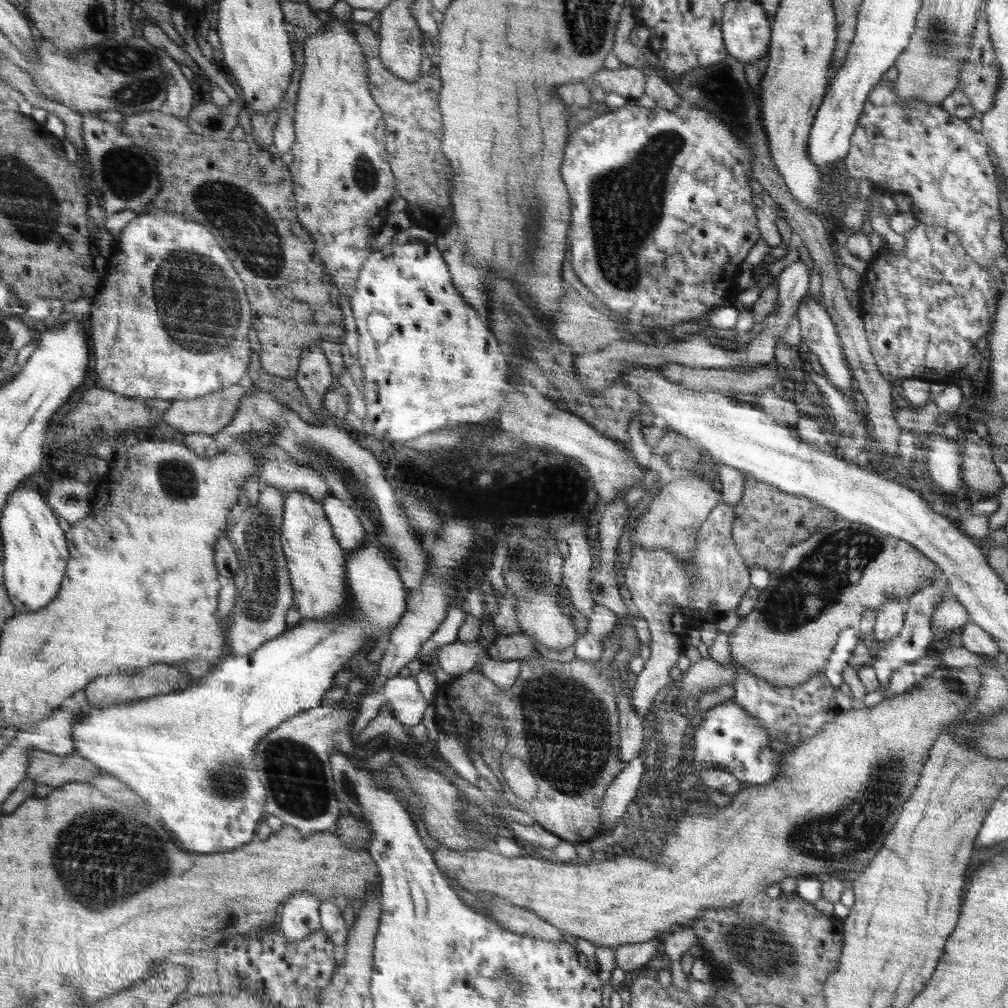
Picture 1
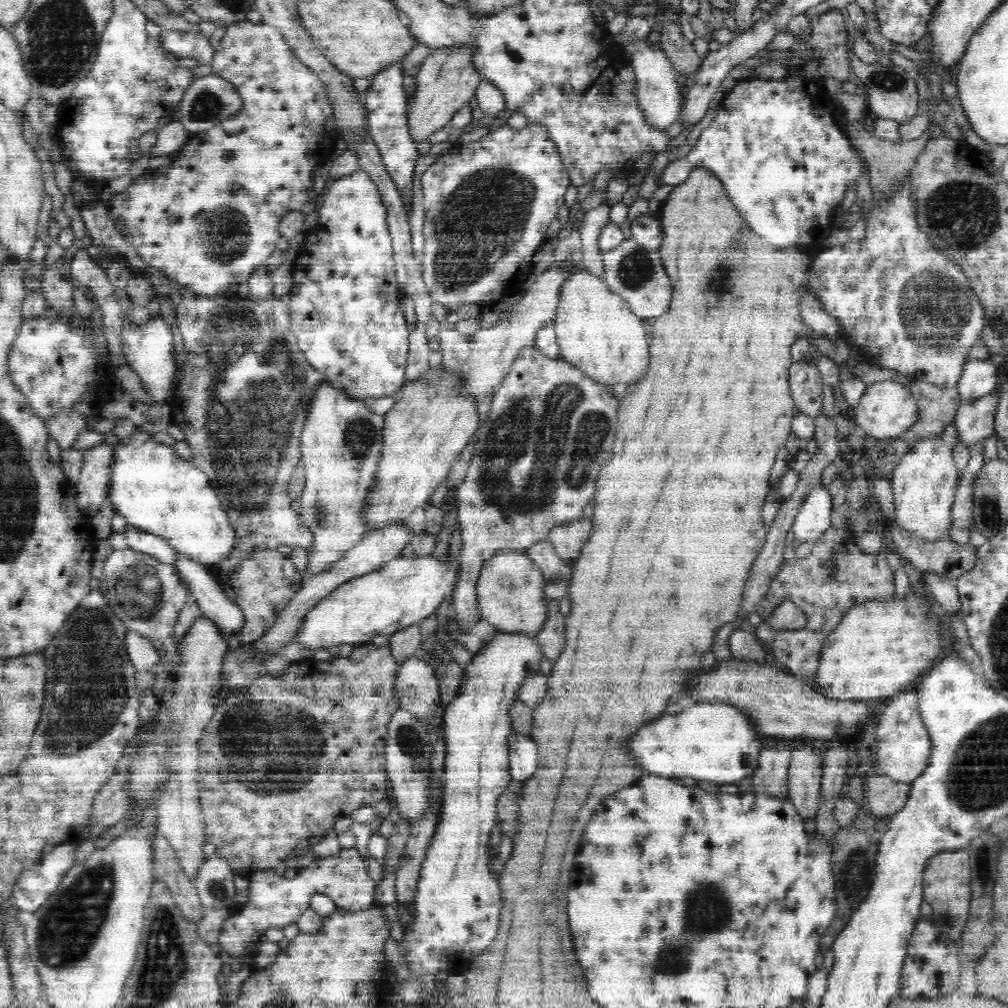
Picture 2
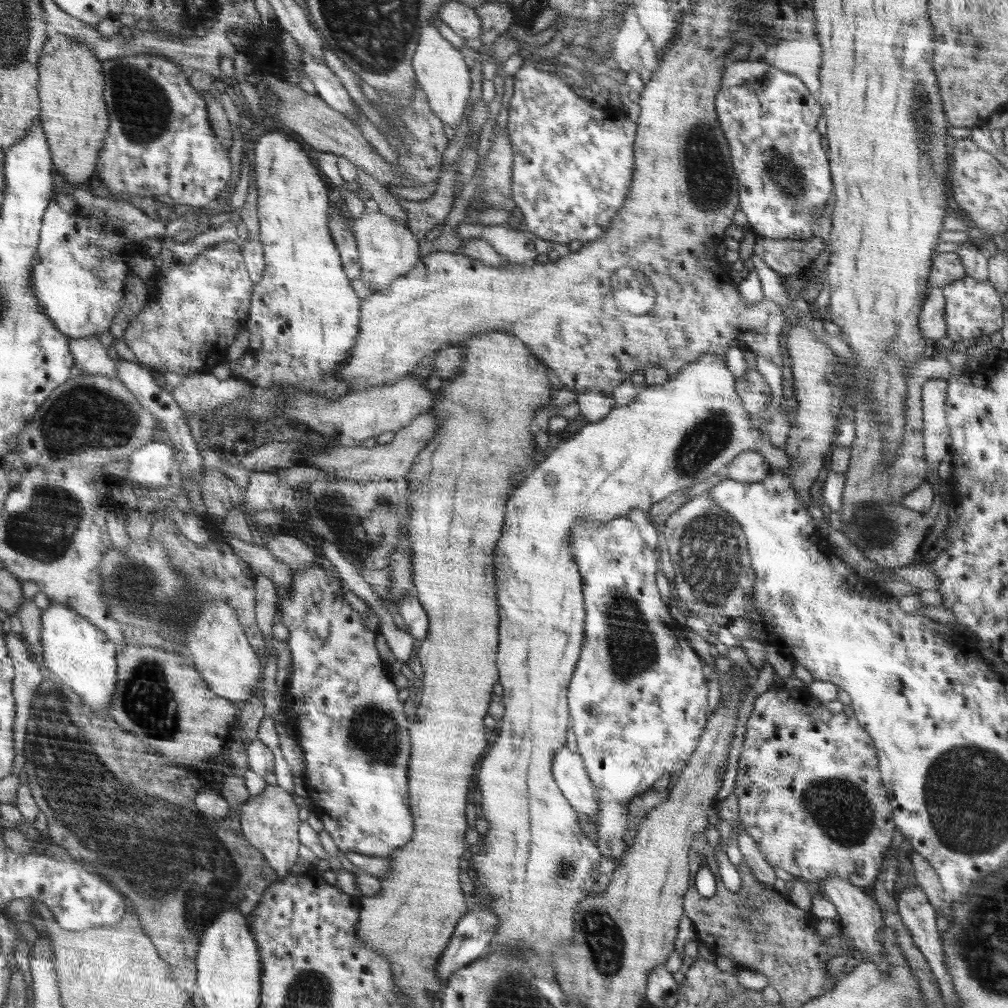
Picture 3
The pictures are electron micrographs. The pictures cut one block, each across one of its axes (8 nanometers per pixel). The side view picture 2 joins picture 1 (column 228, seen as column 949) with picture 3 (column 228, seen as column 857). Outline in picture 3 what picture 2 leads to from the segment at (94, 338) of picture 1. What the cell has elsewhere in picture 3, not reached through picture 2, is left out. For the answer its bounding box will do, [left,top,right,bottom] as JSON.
[124,242,253,375]

